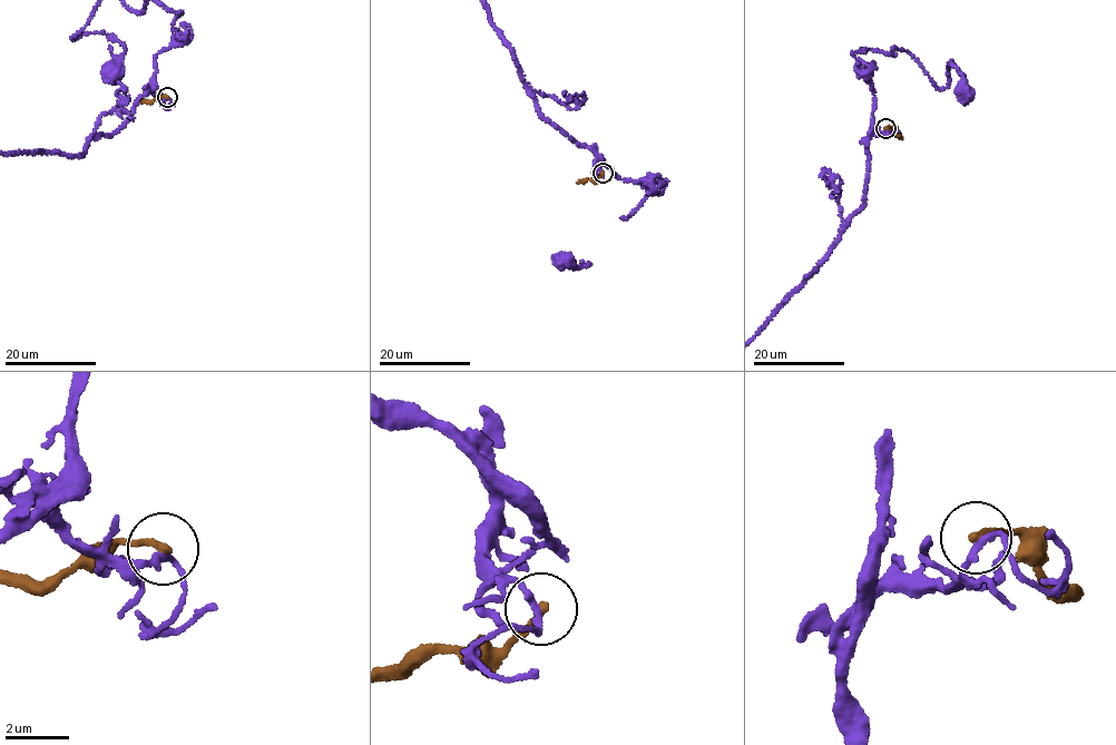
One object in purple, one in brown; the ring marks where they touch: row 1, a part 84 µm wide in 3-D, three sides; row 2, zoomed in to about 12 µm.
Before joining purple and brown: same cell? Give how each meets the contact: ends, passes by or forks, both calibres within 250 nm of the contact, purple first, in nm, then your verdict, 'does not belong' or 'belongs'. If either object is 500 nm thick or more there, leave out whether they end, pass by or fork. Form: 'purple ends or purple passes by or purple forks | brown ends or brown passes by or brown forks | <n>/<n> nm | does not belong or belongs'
purple passes by | brown ends | 190/260 nm | does not belong

